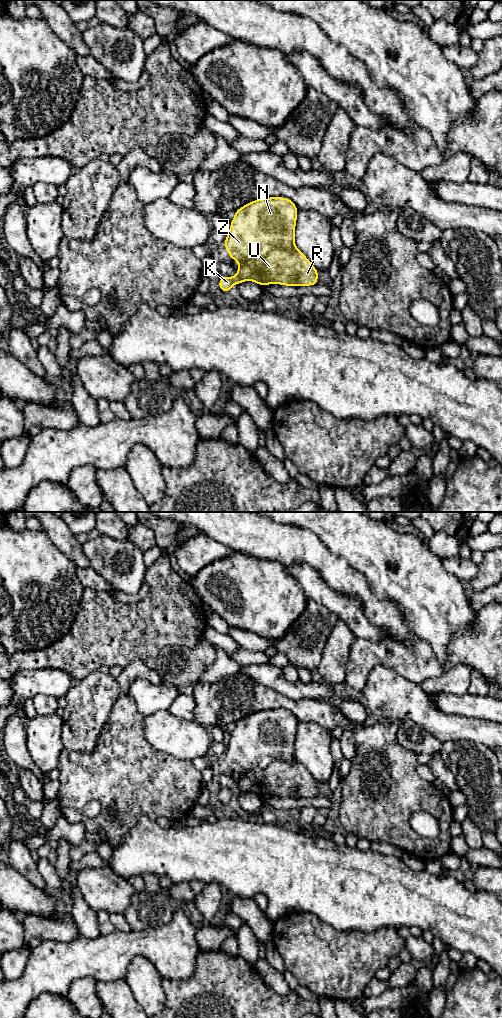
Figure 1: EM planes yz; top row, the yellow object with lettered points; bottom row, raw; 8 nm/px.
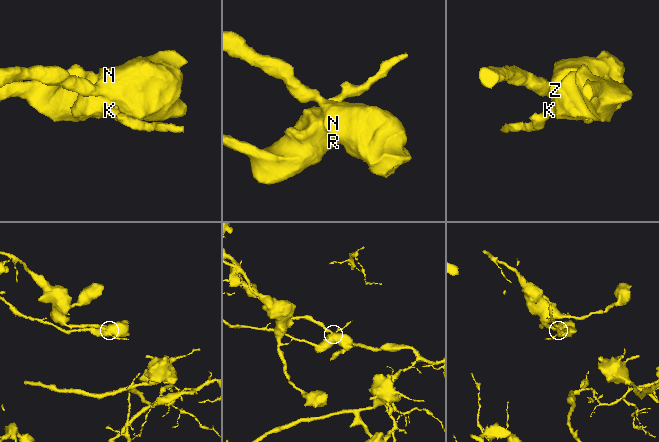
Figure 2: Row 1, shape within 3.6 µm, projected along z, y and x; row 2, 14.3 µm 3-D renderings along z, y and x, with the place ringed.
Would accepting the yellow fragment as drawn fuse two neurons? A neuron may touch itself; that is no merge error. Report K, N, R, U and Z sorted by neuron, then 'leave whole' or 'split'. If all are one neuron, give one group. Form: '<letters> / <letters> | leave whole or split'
K R U / N Z | split

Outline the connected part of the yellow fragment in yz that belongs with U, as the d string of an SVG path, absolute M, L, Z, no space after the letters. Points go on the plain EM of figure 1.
M275 760L264 770L251 771L241 776L235 789L221 789L218 798L226 806L231 799L244 793L253 793L263 800L276 795L290 798L297 791L299 798L318 797L319 783L297 760Z

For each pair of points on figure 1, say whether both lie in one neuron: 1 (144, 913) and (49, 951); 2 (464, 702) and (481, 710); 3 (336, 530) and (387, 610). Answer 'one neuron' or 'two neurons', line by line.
1: two neurons
2: one neuron
3: two neurons

